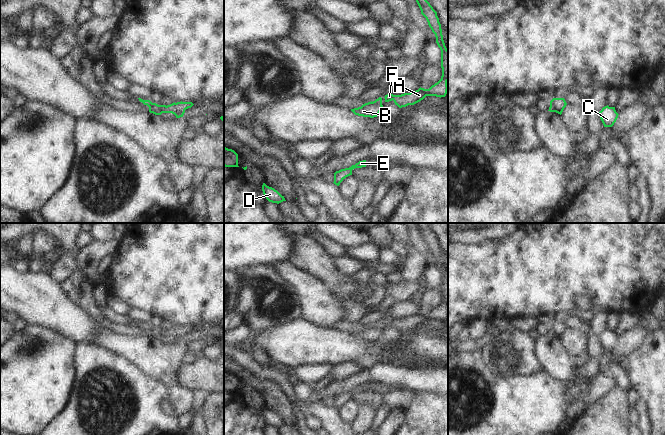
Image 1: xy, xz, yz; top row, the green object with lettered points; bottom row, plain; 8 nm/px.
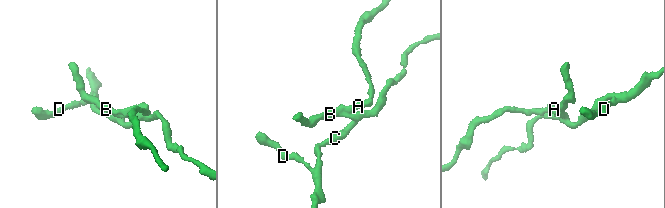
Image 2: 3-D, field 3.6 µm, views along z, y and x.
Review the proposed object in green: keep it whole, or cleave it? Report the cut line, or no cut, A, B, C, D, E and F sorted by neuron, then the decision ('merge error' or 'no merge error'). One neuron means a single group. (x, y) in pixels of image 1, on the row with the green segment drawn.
cut xz (373, 101), (381, 105); groups A F / B C D E; merge error

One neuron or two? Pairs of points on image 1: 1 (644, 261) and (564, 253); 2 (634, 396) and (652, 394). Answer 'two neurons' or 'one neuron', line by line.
1: one neuron
2: two neurons

